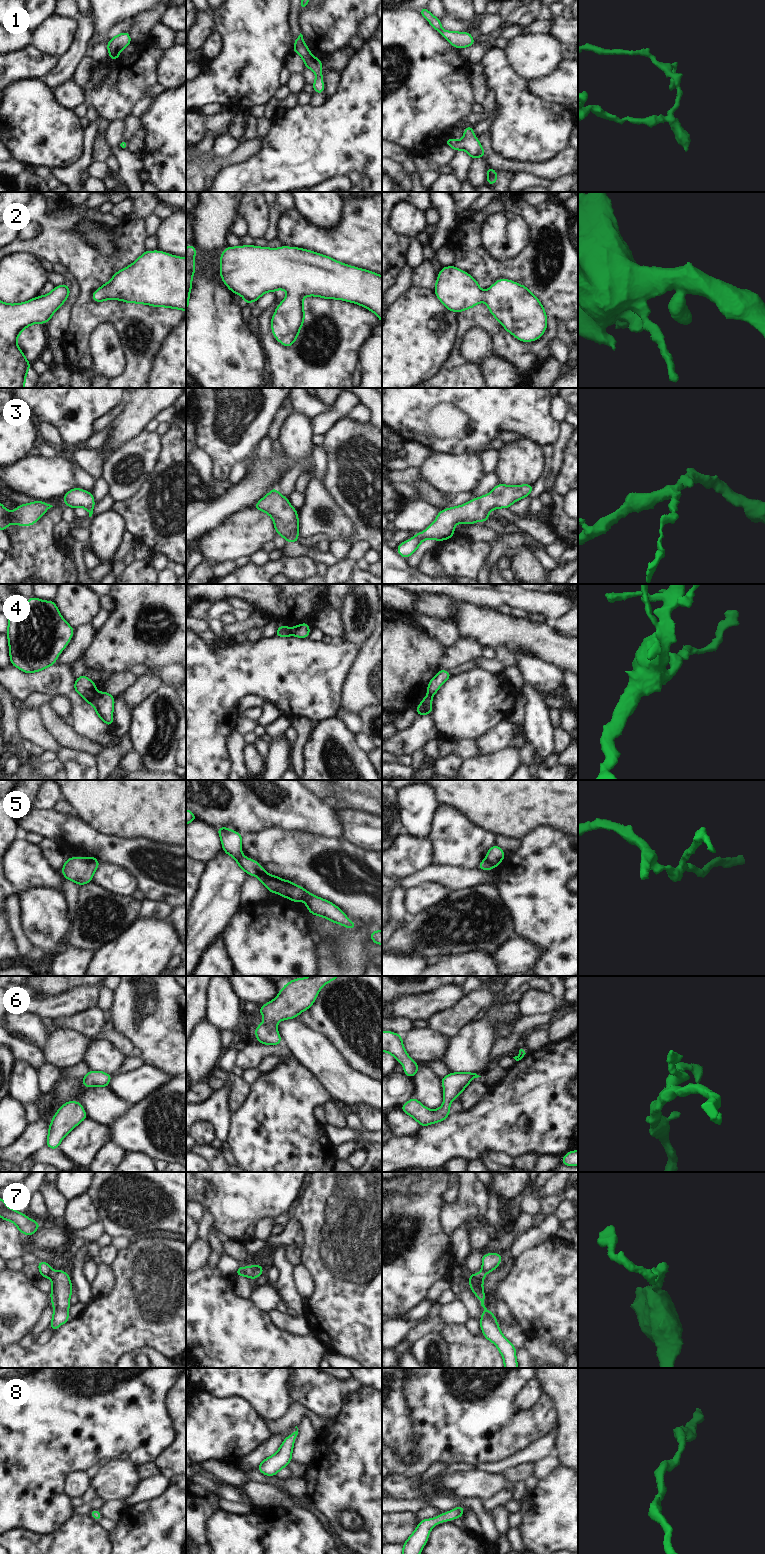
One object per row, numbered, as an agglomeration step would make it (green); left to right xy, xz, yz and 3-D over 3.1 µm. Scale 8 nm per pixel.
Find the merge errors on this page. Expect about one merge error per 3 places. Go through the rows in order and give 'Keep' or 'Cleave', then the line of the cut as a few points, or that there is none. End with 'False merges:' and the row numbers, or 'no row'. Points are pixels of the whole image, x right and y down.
1: Keep. No split
2: Keep. No split
3: Keep. No split
4: Cleave. Split along xy (96, 693), (96, 696), (90, 703)
5: Cleave. Split along xz (292, 883), (281, 887), (276, 892)
6: Keep. No split
7: Keep. No split
8: Keep. No split
False merges: 4, 5

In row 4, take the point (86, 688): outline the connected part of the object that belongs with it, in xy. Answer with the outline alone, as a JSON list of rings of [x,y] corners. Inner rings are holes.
[[[85,675],[78,677],[74,683],[74,690],[83,697],[87,703],[92,703],[96,698],[96,684]]]

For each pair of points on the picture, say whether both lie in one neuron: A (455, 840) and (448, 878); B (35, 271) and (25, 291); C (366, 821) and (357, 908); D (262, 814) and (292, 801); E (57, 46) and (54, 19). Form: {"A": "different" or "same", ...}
{"A": "different", "B": "same", "C": "different", "D": "same", "E": "same"}

